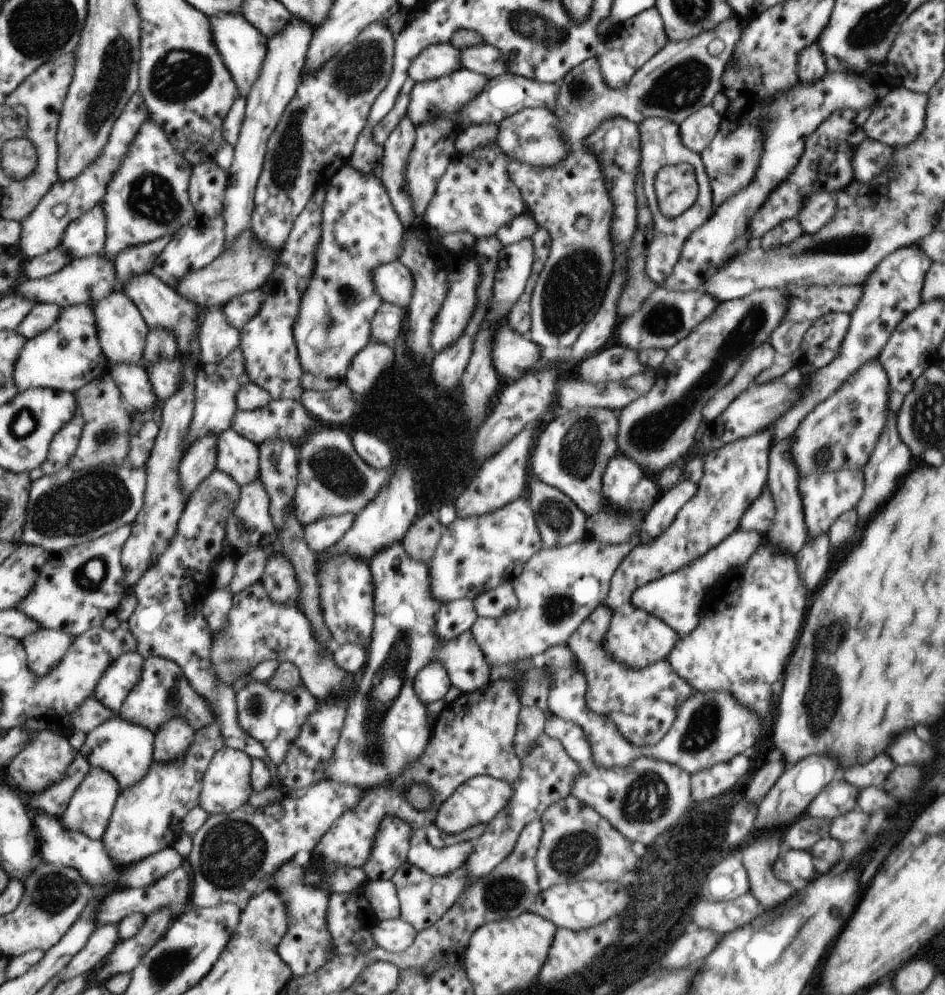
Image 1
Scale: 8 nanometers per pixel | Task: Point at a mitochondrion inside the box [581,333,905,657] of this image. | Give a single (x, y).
(823, 456)

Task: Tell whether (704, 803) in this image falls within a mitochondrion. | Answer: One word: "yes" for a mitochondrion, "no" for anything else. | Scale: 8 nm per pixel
no

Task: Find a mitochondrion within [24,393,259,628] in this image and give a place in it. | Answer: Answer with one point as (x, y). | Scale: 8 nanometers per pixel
(81, 504)

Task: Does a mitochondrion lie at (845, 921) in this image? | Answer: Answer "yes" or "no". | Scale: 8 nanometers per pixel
no

